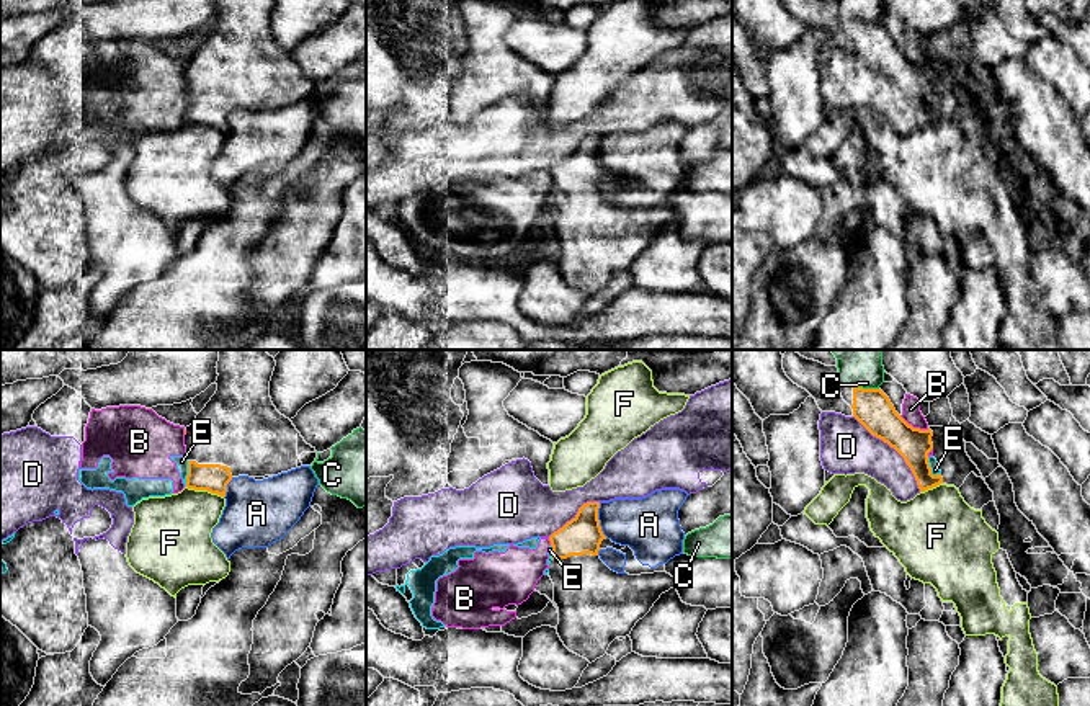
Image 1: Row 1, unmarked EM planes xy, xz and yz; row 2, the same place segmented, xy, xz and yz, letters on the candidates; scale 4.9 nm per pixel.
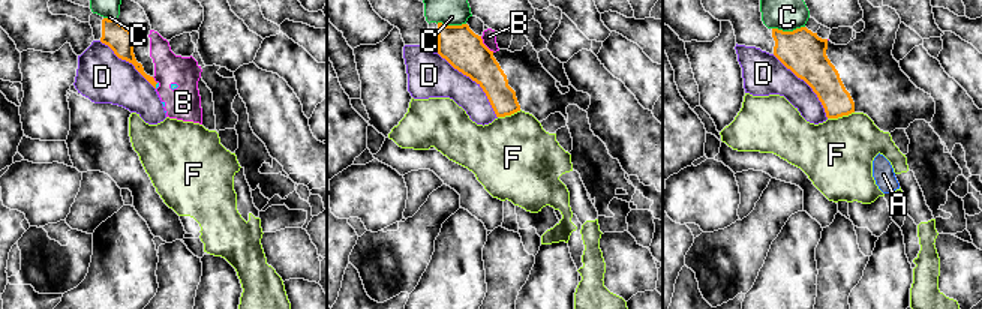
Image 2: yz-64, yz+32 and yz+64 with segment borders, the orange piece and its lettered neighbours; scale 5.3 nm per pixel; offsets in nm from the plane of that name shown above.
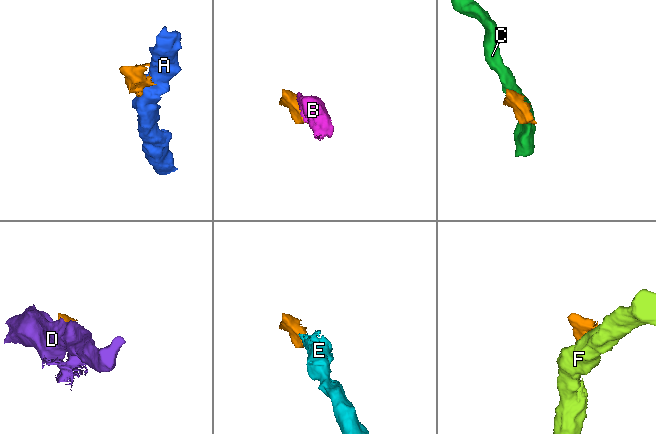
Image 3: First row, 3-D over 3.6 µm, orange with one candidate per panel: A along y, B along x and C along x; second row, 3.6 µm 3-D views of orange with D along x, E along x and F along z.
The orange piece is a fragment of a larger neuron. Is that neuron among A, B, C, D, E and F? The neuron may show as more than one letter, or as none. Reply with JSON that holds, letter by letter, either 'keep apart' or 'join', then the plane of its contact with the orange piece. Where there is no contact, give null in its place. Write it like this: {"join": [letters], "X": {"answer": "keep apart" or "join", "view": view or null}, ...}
{"join": [], "A": {"answer": "keep apart", "view": "xz"}, "B": {"answer": "keep apart", "view": "yz"}, "C": {"answer": "keep apart", "view": "yz"}, "D": {"answer": "keep apart", "view": "yz"}, "E": {"answer": "keep apart", "view": "xy"}, "F": {"answer": "keep apart", "view": "xy"}}

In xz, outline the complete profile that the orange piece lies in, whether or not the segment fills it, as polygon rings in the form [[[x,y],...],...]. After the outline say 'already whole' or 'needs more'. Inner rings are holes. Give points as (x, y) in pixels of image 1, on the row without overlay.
[[[600,136],[583,137],[570,155],[549,170],[552,194],[547,208],[554,217],[552,235],[559,242],[556,263],[564,279],[590,297],[603,291],[616,271],[629,270],[660,229],[675,221],[675,211],[665,204],[641,209],[618,208],[600,193],[600,183],[621,185],[626,180],[616,178],[603,168],[598,142]]]; needs more

